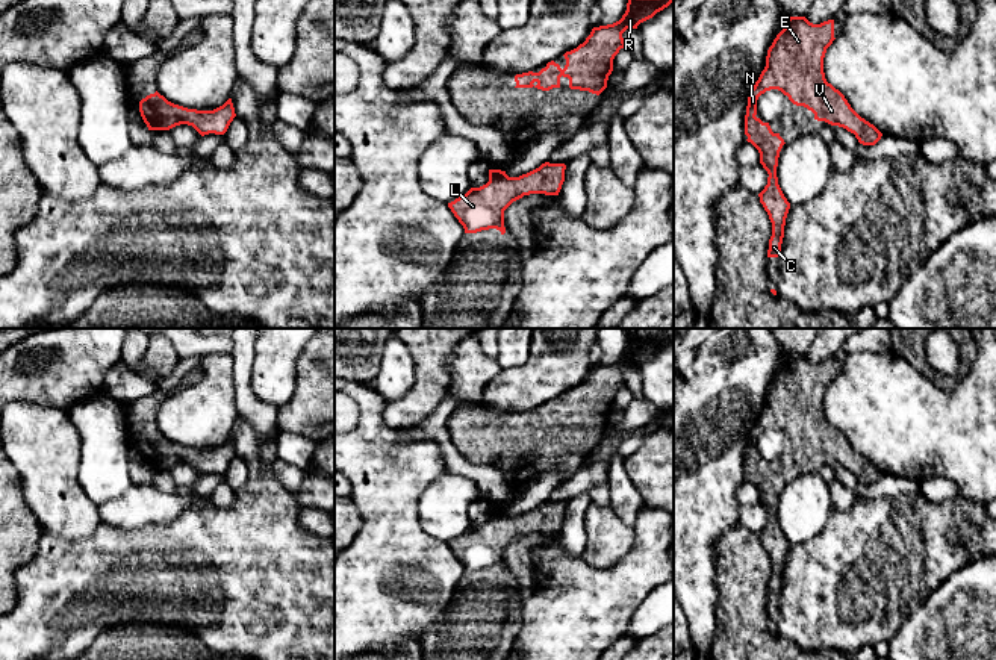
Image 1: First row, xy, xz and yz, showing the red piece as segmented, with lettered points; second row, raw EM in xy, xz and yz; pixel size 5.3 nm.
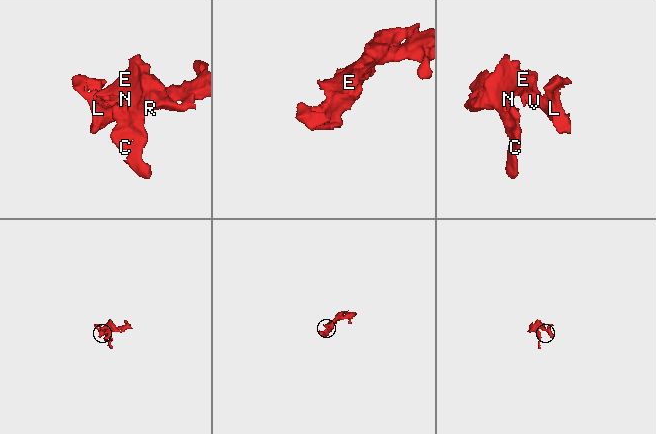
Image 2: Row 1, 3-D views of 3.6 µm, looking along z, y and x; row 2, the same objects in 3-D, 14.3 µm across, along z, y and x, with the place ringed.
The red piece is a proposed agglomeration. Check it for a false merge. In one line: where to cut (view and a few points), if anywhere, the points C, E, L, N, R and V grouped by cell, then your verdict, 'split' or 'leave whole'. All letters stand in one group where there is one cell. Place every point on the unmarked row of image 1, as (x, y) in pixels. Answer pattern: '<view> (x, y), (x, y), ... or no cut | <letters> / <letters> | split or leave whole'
no cut | C E L N R V | leave whole

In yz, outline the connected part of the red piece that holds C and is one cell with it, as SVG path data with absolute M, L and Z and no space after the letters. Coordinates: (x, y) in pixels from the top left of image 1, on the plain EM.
M789 356L784 368L767 389L766 406L748 436L745 474L760 492L760 503L767 510L767 524L758 533L760 542L772 562L767 596L778 596L784 577L790 542L777 516L778 497L786 483L773 472L769 462L757 457L757 439L770 428L778 428L796 445L814 453L814 459L839 465L854 472L860 483L875 484L882 472L861 457L845 434L826 421L823 397L834 380L834 359L820 363L805 356Z

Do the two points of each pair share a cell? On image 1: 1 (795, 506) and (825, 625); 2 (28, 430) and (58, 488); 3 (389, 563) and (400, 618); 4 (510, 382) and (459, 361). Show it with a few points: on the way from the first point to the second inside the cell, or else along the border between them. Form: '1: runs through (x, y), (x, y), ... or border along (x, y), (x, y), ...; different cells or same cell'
1: border along (828, 515), (819, 532), (806, 541), (790, 545); different cells
2: runs through (41, 444), (49, 460), (49, 474); same cell
3: runs through (394, 577), (400, 604); same cell
4: border along (501, 370), (485, 386), (480, 403); different cells

